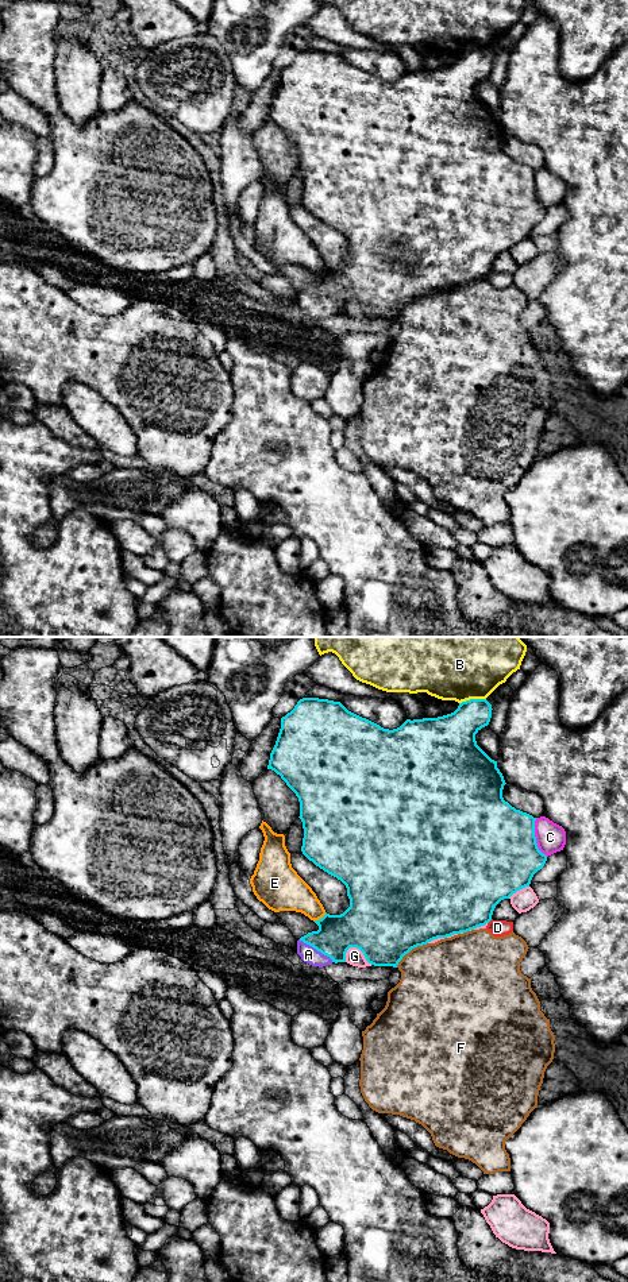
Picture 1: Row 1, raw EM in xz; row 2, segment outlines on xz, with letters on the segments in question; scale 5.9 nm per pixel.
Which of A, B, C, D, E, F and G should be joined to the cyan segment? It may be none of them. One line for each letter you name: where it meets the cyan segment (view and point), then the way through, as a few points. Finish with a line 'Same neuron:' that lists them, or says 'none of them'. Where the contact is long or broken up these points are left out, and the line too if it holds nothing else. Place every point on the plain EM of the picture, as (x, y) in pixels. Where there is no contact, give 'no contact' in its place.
A: contact xz (316, 301); way xz (336, 286), (324, 298), (316, 301), (308, 307)
Same neuron: A

